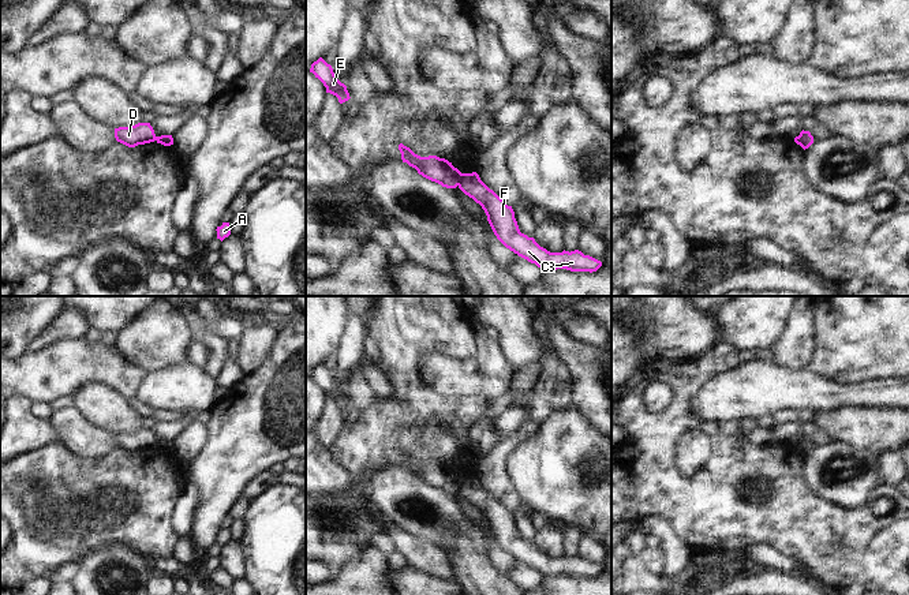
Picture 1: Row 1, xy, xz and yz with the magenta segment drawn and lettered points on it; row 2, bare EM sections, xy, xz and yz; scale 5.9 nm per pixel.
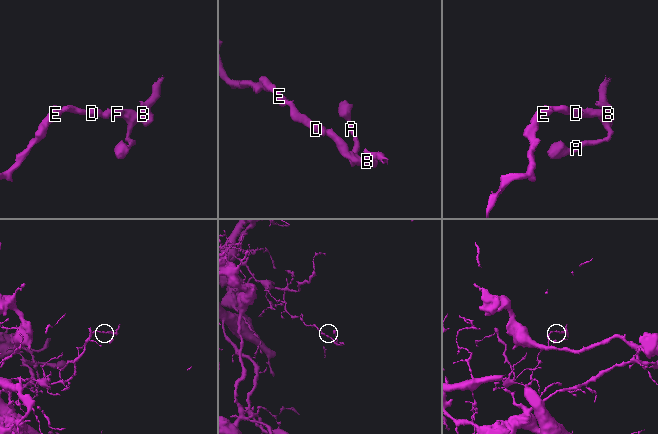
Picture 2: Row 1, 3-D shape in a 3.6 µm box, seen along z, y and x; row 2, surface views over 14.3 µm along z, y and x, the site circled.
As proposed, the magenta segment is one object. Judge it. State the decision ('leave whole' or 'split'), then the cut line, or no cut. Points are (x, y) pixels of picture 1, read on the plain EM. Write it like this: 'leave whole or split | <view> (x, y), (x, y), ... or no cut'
split | xz (463, 479), (457, 490)

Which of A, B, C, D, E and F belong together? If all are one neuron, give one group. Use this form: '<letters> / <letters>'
A B C F / D E

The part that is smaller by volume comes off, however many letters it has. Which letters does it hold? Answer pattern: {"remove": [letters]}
{"remove": ["A", "B", "C", "F"]}

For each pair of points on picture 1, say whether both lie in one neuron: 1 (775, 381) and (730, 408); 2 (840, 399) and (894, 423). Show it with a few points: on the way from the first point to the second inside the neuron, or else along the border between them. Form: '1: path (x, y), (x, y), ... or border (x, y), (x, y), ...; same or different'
1: path (765, 388), (759, 388), (741, 404); same
2: border (886, 407), (838, 405), (823, 411); different

